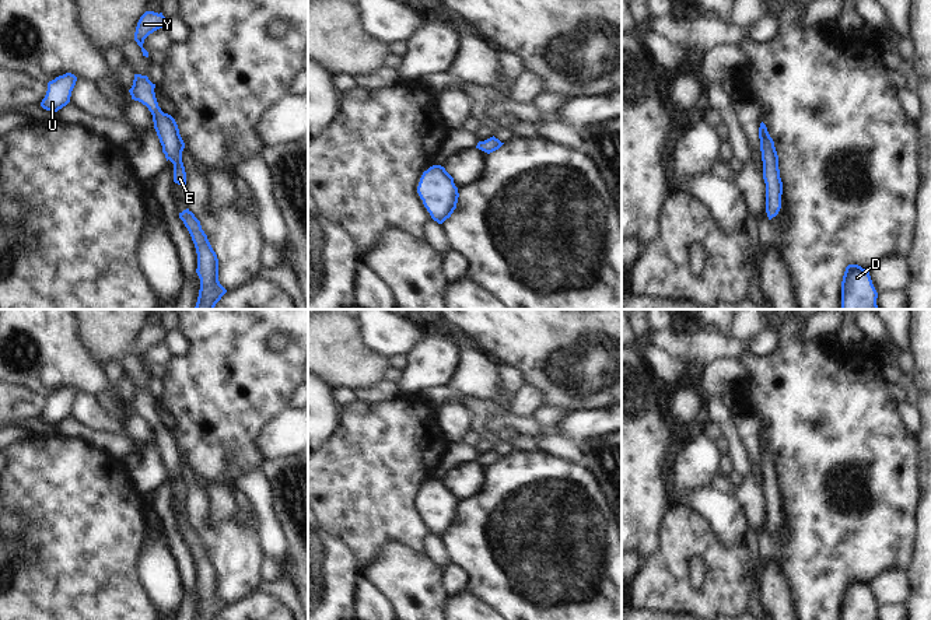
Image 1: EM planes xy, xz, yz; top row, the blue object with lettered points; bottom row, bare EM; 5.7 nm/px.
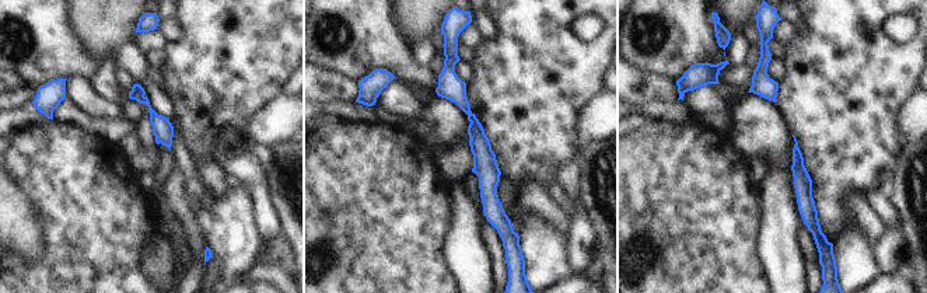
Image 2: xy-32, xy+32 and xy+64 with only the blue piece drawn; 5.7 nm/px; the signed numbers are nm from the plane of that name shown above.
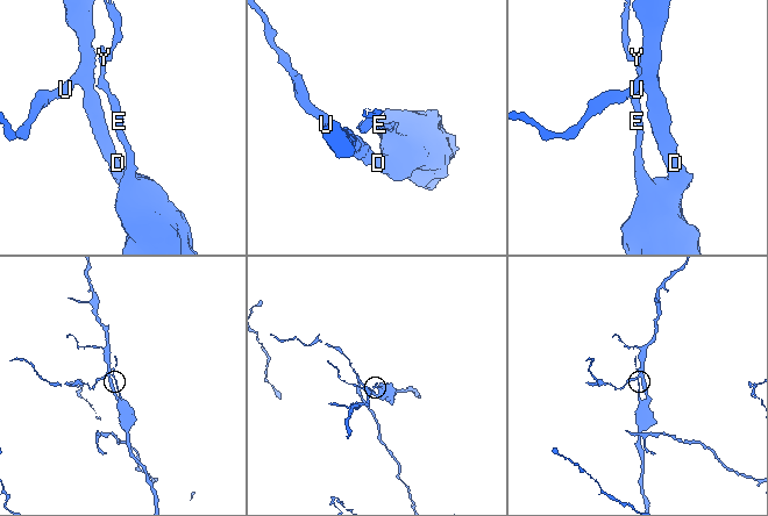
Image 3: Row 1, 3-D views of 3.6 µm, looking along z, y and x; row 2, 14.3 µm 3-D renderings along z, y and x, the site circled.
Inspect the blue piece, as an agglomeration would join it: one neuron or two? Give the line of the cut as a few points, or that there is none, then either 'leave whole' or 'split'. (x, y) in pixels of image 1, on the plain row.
no cut | leave whole

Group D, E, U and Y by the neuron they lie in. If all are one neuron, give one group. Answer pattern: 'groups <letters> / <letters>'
groups D E U Y

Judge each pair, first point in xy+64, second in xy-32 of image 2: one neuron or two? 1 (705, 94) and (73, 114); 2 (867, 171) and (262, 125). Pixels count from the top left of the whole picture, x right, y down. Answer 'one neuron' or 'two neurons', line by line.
1: two neurons
2: two neurons

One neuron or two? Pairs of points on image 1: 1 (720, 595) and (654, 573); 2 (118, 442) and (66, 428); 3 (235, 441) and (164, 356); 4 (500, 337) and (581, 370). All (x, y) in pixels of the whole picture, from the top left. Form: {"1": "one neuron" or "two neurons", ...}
{"1": "one neuron", "2": "one neuron", "3": "two neurons", "4": "one neuron"}

